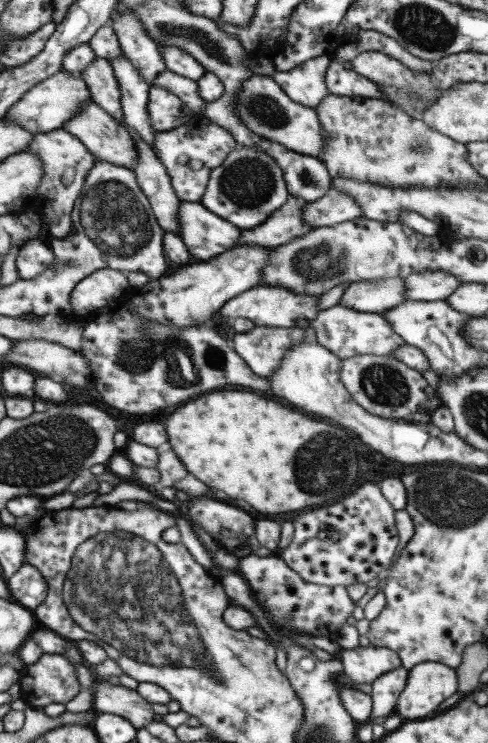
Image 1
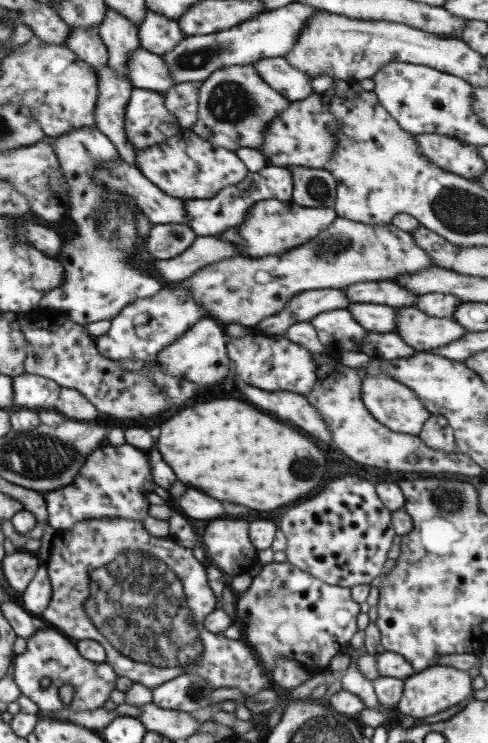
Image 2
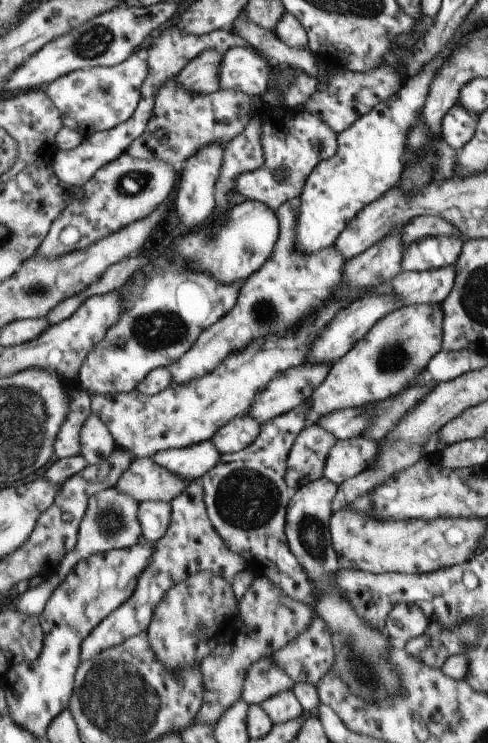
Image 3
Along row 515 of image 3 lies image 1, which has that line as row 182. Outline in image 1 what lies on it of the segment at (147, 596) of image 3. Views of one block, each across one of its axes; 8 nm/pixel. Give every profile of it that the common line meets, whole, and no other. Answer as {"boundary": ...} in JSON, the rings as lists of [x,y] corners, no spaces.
{"boundary":[[[205,117],[167,132],[157,132],[154,150],[170,176],[178,199],[201,203],[211,171],[220,166],[237,146],[235,136],[229,130]]]}

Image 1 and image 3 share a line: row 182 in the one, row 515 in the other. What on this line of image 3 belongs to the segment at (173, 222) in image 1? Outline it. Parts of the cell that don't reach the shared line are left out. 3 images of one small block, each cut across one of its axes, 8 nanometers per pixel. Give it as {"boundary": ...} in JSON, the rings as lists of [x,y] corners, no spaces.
{"boundary":[[[142,501],[137,515],[143,532],[142,539],[156,542],[168,530],[171,504],[166,501]]]}

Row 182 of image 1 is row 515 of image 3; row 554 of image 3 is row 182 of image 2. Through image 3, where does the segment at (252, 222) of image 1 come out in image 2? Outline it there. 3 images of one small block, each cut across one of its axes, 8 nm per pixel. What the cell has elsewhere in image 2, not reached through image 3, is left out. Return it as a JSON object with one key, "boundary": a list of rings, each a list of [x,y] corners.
{"boundary":[[[265,167],[254,174],[247,172],[242,182],[223,188],[216,197],[185,201],[185,215],[189,227],[200,236],[219,235],[226,229],[238,226],[245,219],[247,208],[252,206],[252,203],[268,199],[276,199],[280,202],[291,201],[293,184],[293,174],[288,167]]]}

